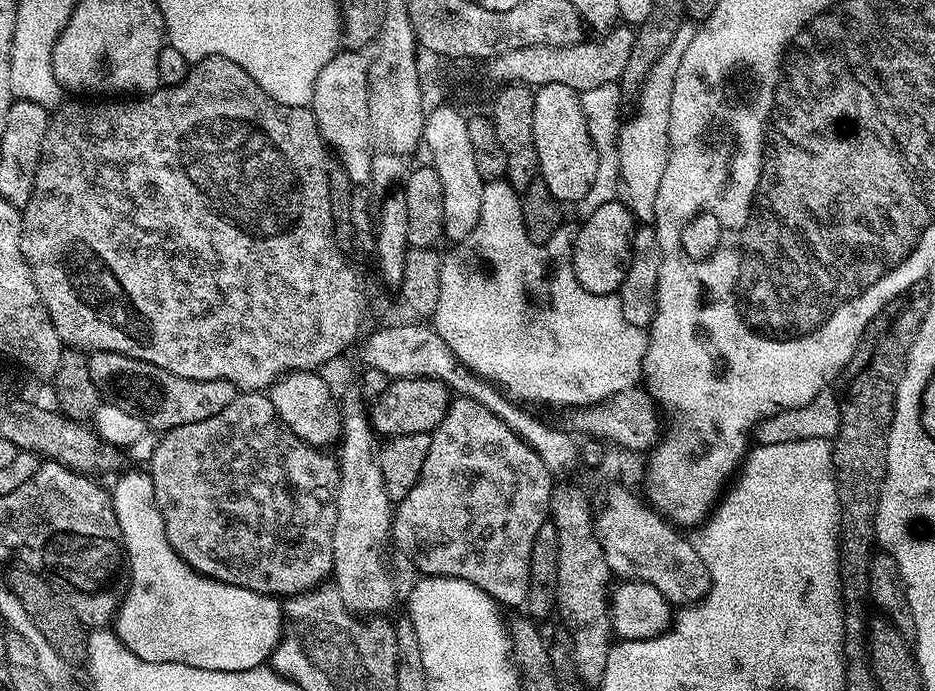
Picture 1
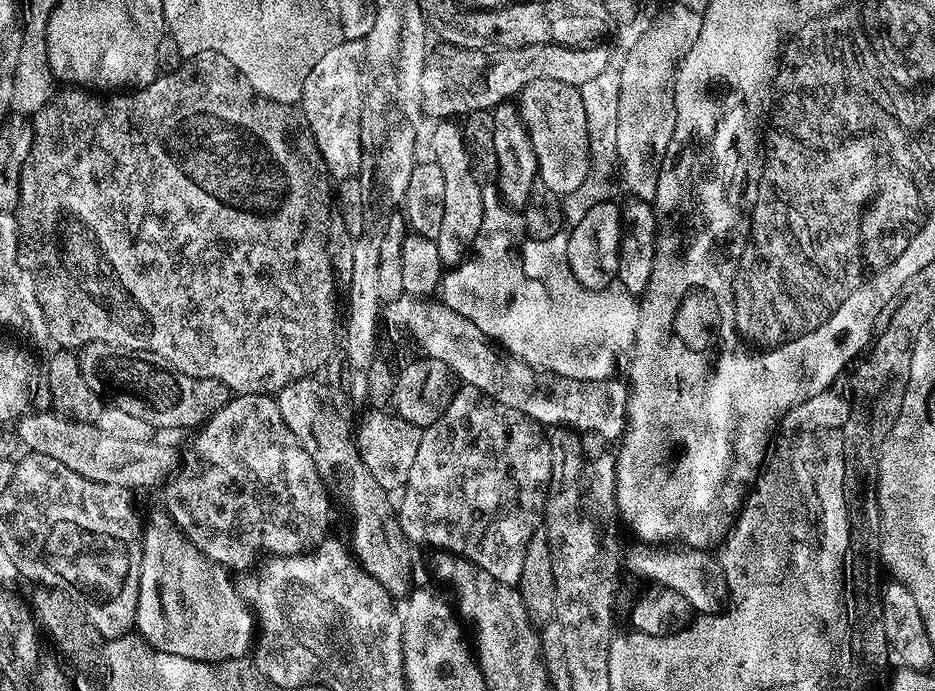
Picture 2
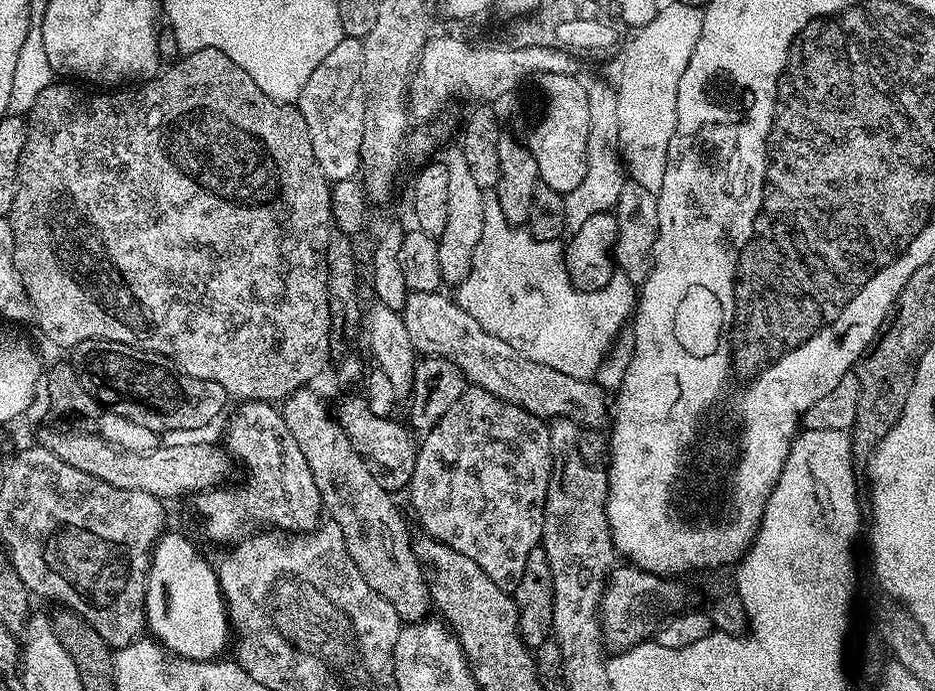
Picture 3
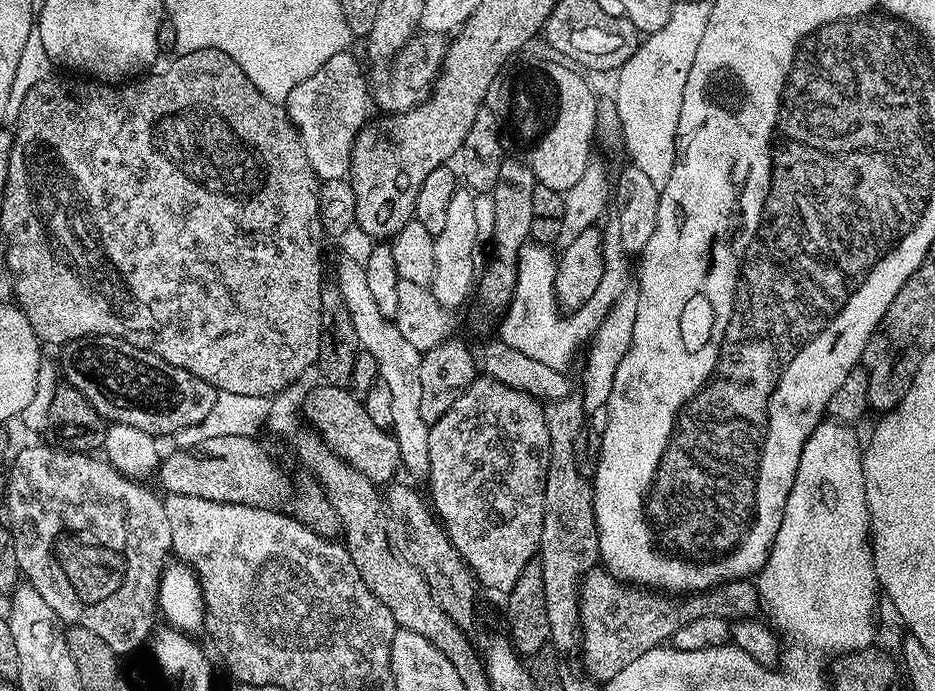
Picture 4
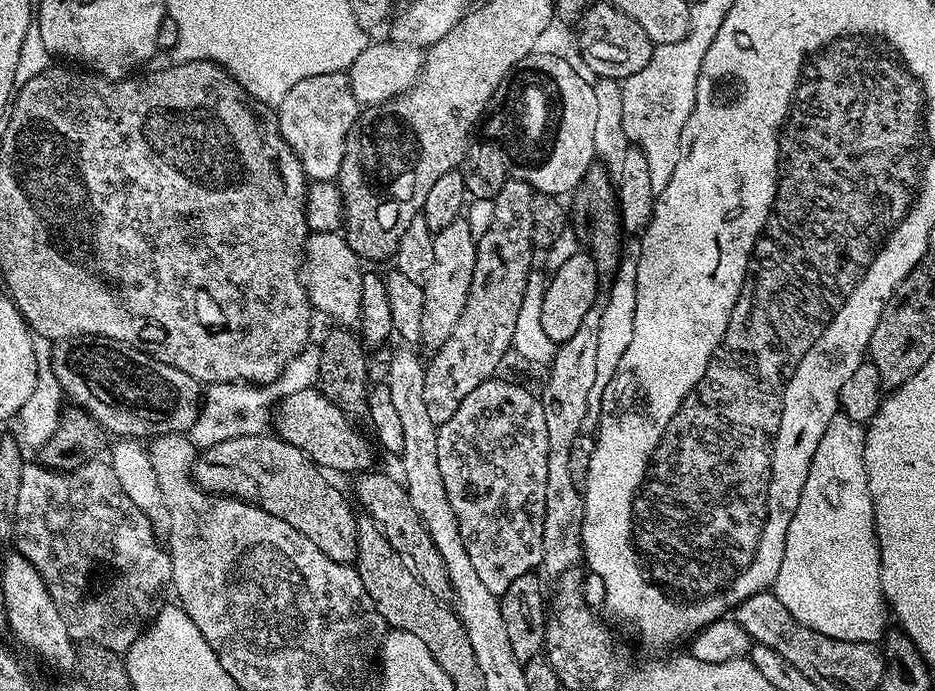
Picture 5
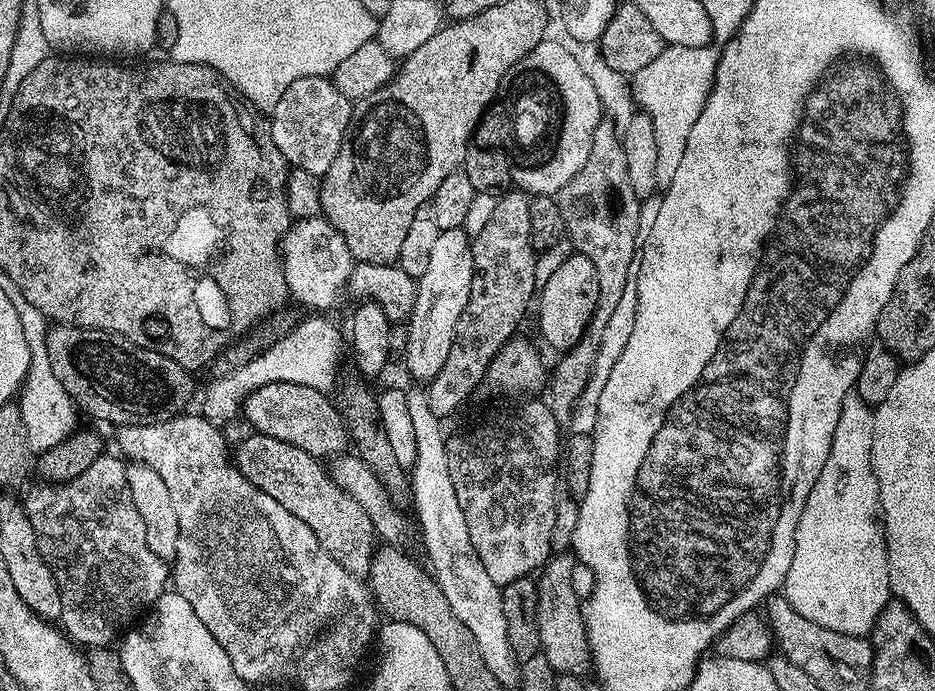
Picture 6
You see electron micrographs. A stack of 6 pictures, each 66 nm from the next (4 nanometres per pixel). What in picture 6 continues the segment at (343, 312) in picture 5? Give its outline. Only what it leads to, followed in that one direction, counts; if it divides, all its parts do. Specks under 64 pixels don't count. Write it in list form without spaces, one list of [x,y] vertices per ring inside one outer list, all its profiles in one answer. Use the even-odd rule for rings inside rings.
[[[323,215],[311,216],[305,220],[297,219],[295,223],[288,229],[288,233],[284,235],[284,242],[282,245],[282,259],[284,262],[284,277],[286,278],[286,286],[288,287],[288,295],[293,301],[297,300],[300,304],[305,304],[308,308],[332,308],[340,300],[340,295],[345,295],[348,287],[348,279],[354,267],[354,261],[350,250],[346,246],[346,242],[342,238],[342,234],[338,234],[338,230],[334,230],[334,226],[329,220],[324,219]]]

